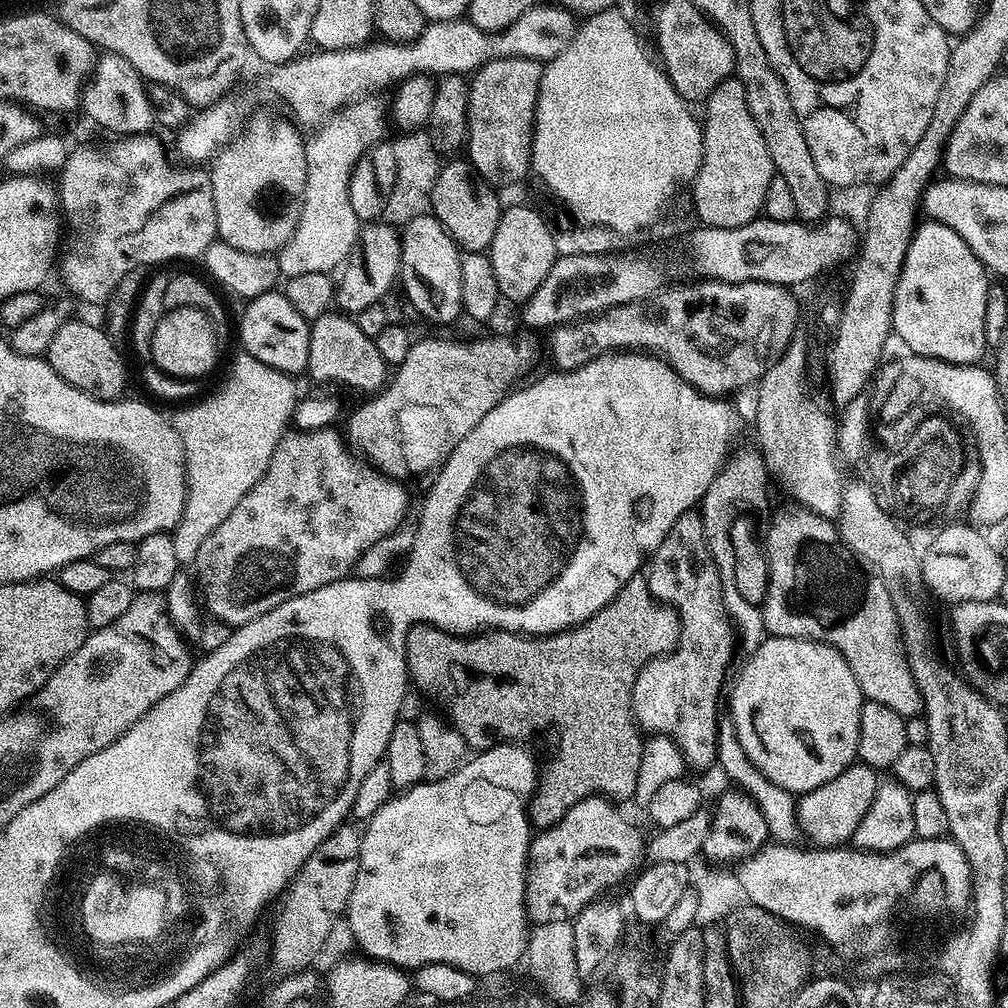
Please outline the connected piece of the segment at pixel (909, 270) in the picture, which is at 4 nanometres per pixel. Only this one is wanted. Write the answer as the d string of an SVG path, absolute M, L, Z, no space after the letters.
M924 222L917 227L916 231L912 233L912 241L910 246L906 250L906 256L904 258L904 265L900 271L900 277L898 278L898 284L894 290L894 308L892 310L892 330L895 339L900 339L909 349L909 353L918 356L929 356L930 358L938 358L939 360L945 360L951 364L980 364L983 361L984 351L989 347L986 342L986 298L988 297L988 289L990 287L989 273L986 271L984 264L979 261L974 254L973 250L970 250L970 246L963 241L957 233L944 224L938 224L933 222Z

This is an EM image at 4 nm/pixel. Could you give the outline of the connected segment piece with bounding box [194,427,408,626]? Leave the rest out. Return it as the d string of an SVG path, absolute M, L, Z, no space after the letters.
M327 427L320 428L316 432L285 431L284 435L280 437L274 454L270 458L270 466L266 470L266 474L262 474L260 481L244 495L242 502L238 502L238 506L234 506L234 510L230 510L226 522L222 522L222 526L218 526L218 530L211 532L202 542L202 546L198 550L194 561L194 569L196 568L194 576L198 581L199 591L202 593L203 607L207 611L209 608L212 611L209 613L215 619L229 626L239 626L250 622L254 618L258 618L262 614L266 614L270 610L274 610L274 606L278 606L290 598L301 596L302 594L310 594L330 582L345 579L353 571L357 558L367 548L374 546L374 542L389 536L395 528L405 523L407 516L404 515L408 512L407 490L402 485L396 484L400 482L397 482L395 479L385 478L383 475L369 470L363 463L360 465L358 461L352 460L353 453L350 451L349 445L342 439L341 433L339 436L338 433L332 431L336 430Z

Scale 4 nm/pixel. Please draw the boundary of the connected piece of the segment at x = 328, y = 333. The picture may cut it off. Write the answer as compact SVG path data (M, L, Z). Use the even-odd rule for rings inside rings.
M330 310L310 324L310 358L306 369L320 384L341 384L356 392L375 394L388 383L390 366L378 354L373 337L358 330L355 319L339 310Z

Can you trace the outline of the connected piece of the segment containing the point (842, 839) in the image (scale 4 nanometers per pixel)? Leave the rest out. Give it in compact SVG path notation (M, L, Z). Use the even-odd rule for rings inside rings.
M854 762L838 778L830 778L822 786L803 793L796 806L796 817L800 823L800 831L809 836L818 846L844 846L849 843L858 830L858 822L862 822L866 810L870 810L870 802L874 802L874 794L878 790L881 777L877 769Z

